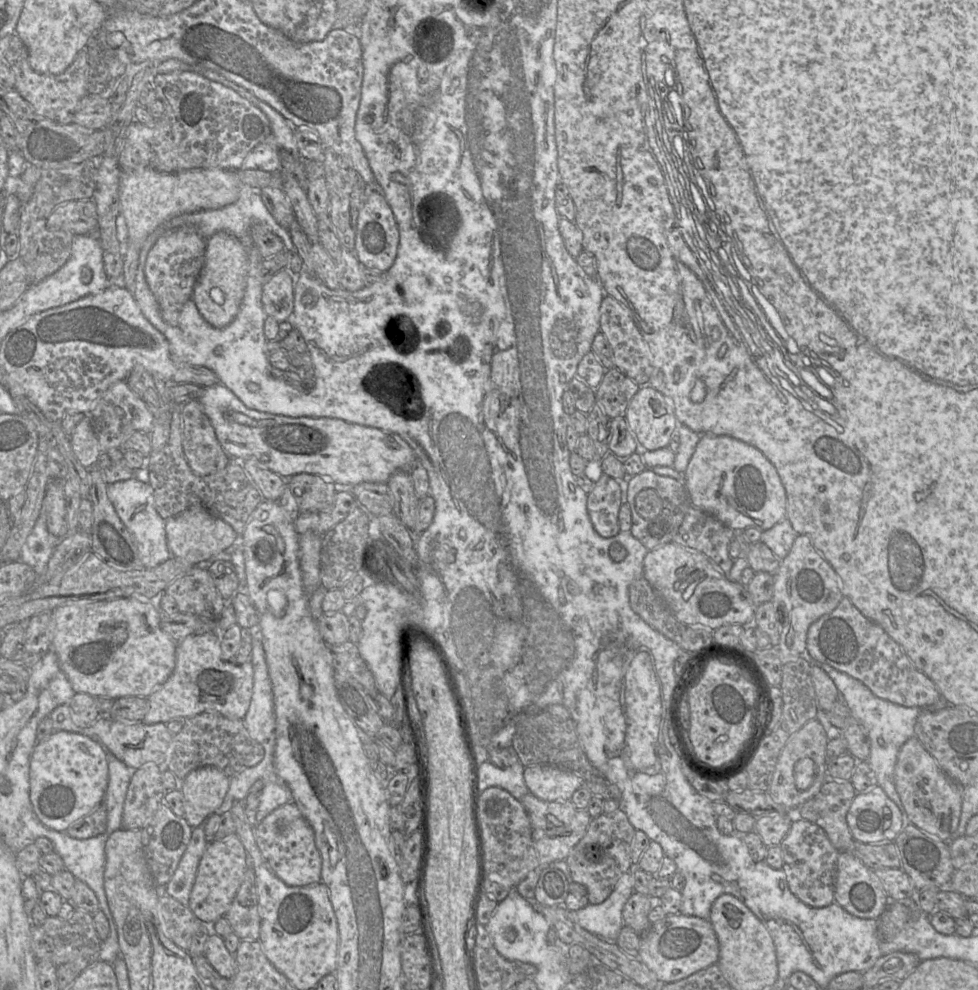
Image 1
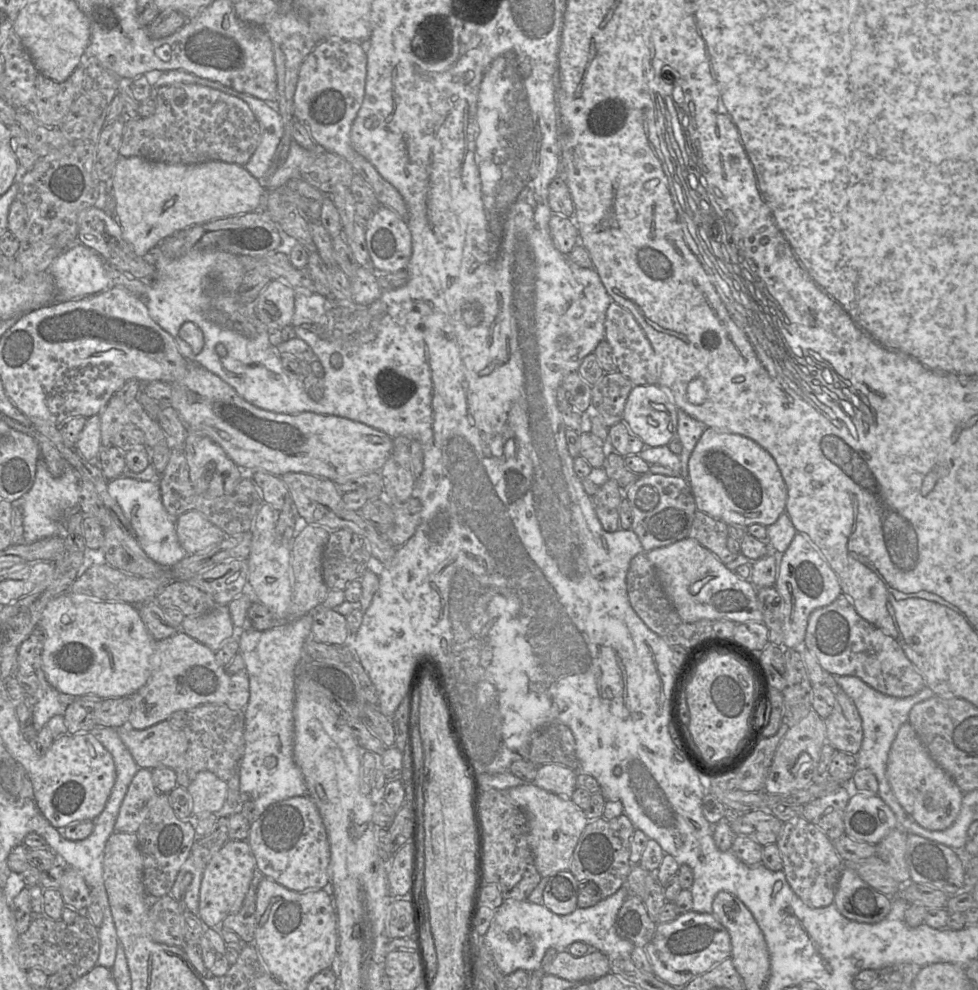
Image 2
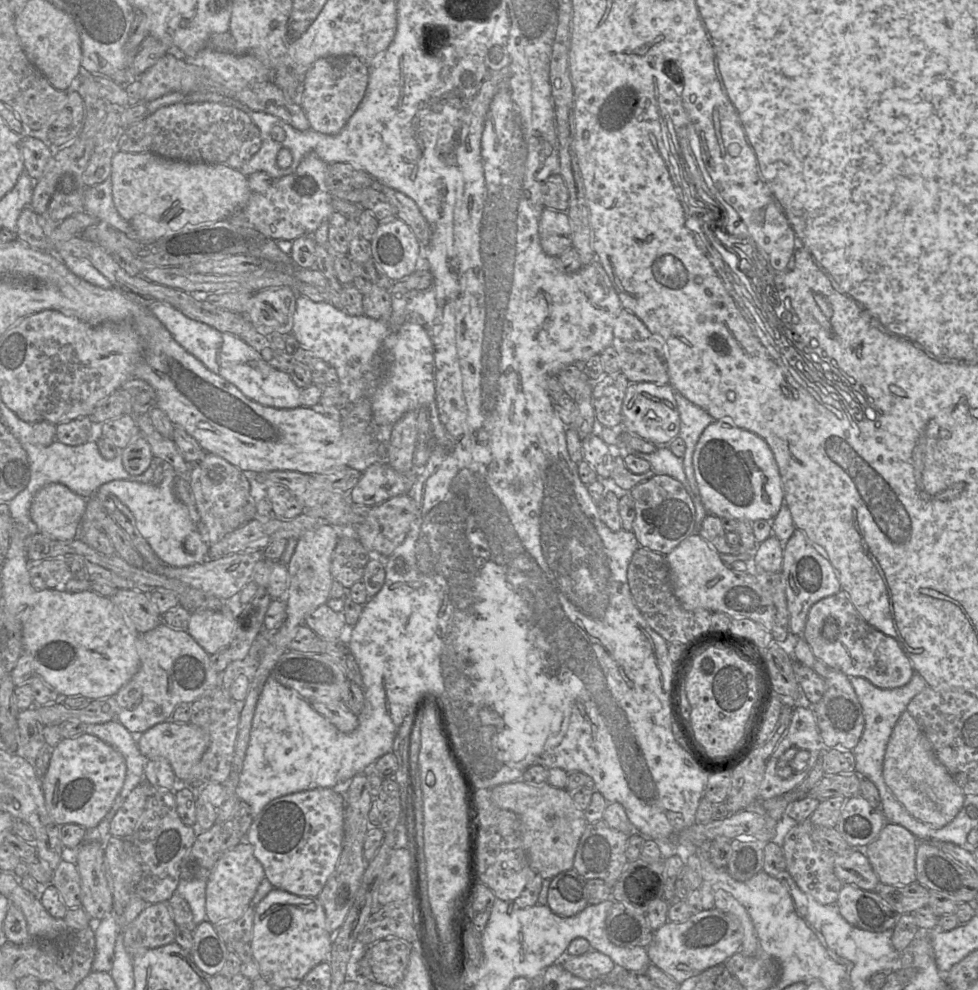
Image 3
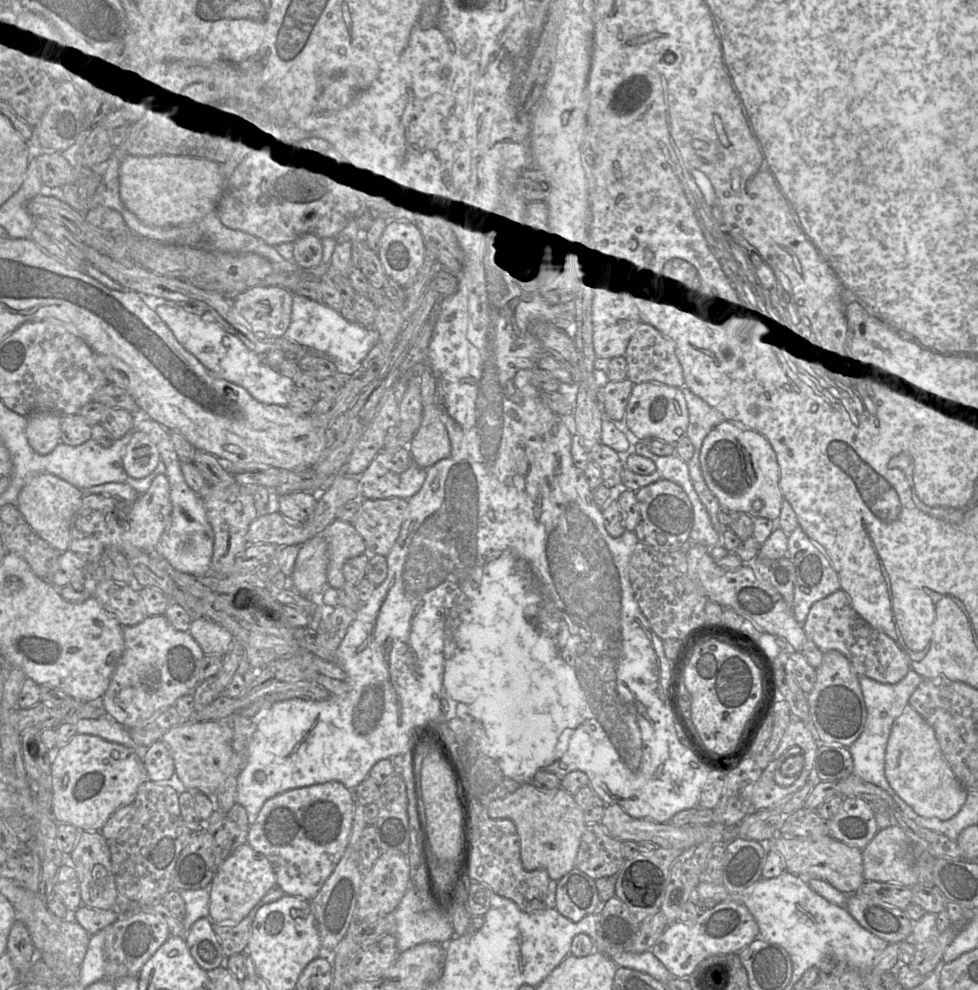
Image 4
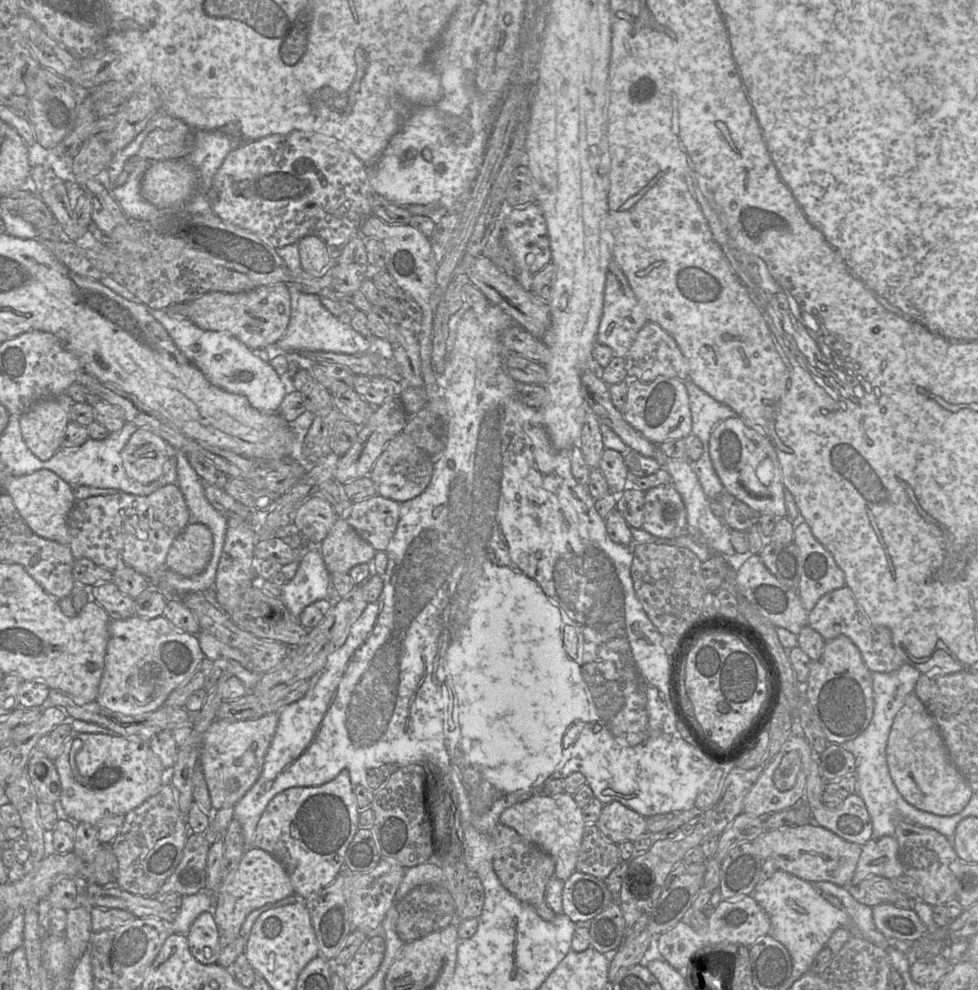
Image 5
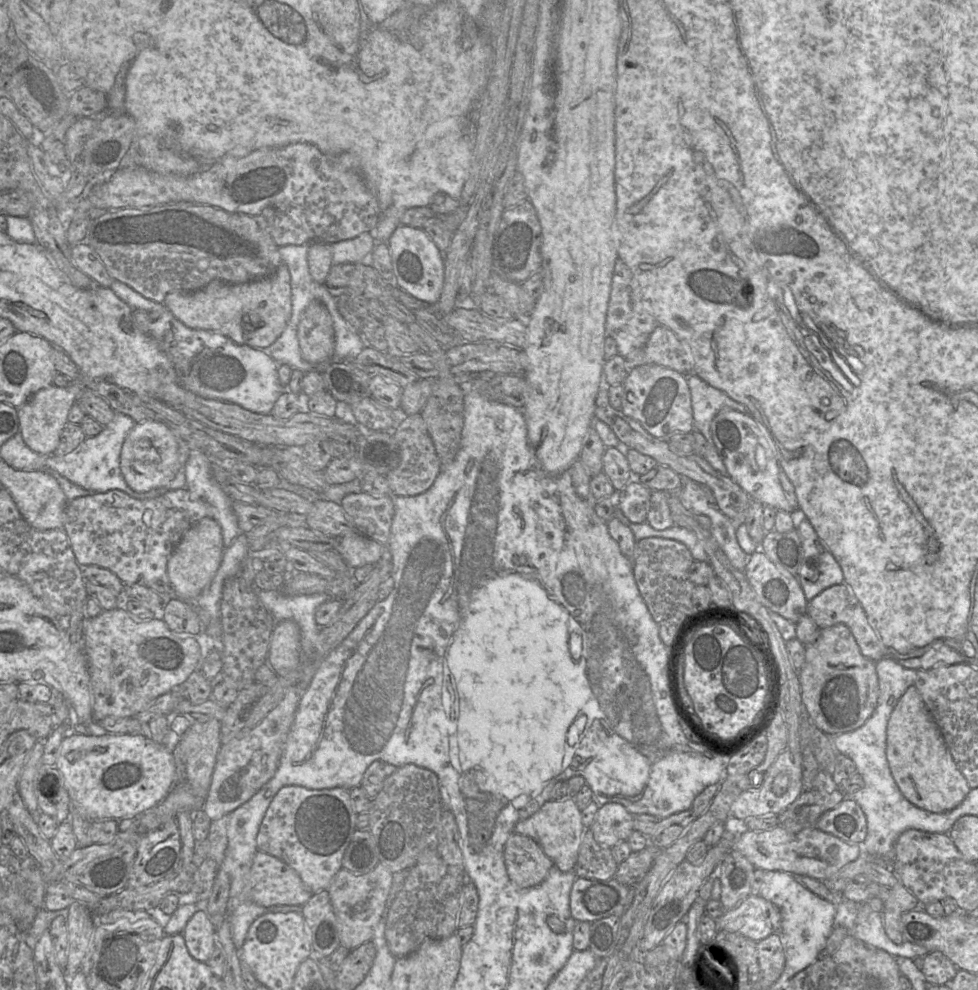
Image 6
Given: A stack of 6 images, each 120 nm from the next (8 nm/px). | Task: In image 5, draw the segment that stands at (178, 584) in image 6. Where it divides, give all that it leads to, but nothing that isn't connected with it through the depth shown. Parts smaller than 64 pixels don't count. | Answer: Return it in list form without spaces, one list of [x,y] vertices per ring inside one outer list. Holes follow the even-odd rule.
[[[189,523],[169,549],[166,566],[183,576],[200,574],[208,565],[213,550],[213,535],[201,523]]]

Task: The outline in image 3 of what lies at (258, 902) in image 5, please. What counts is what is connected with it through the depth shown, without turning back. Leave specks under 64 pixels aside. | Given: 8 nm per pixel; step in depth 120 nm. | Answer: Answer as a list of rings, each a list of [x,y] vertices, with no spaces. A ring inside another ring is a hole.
[[[247,839],[223,852],[206,883],[205,908],[207,920],[216,925],[223,921],[241,918],[250,906],[264,878],[264,868],[255,857],[253,846]]]

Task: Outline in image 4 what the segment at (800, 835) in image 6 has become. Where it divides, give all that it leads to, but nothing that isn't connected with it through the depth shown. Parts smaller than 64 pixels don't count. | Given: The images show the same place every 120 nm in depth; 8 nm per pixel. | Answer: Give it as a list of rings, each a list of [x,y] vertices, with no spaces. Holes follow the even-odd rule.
[[[780,832],[766,842],[768,849],[776,850],[785,862],[785,870],[803,878],[818,878],[830,883],[837,890],[851,895],[865,882],[862,849],[850,847],[830,835],[818,839],[783,837]]]

